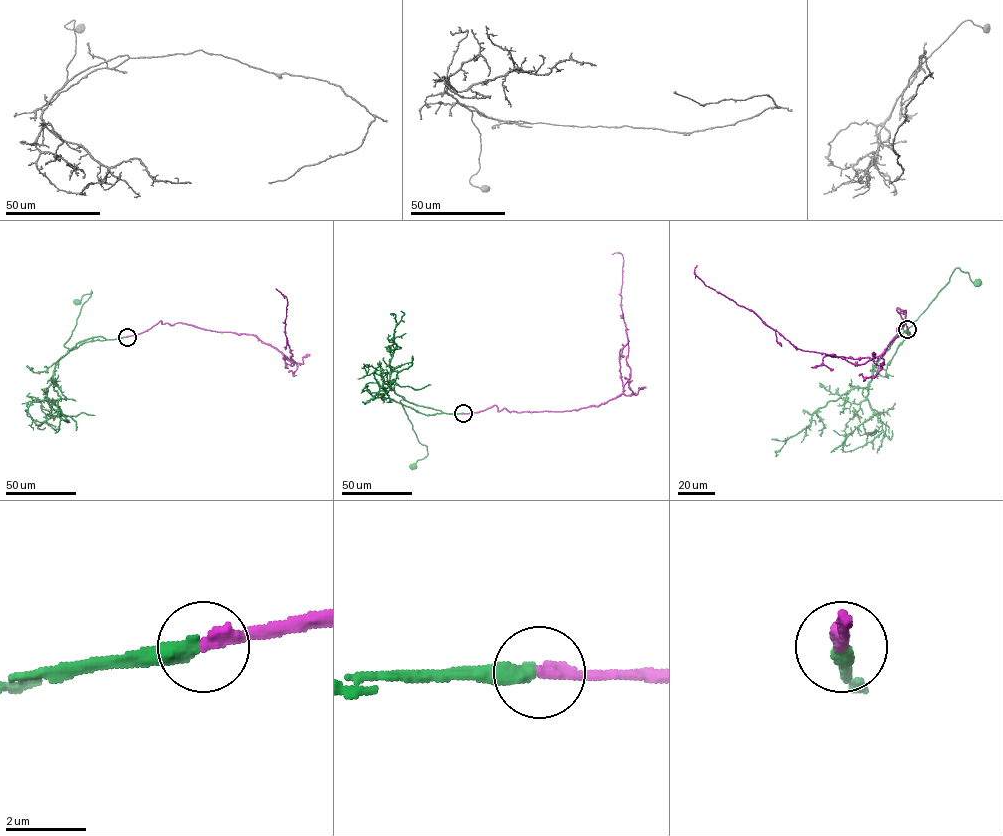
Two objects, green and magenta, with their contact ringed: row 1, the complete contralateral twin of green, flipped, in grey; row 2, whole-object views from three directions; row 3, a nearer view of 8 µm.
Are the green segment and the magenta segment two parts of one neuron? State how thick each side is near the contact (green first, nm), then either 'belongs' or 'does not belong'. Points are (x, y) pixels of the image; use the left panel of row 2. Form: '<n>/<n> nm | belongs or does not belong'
420/320 nm | belongs

